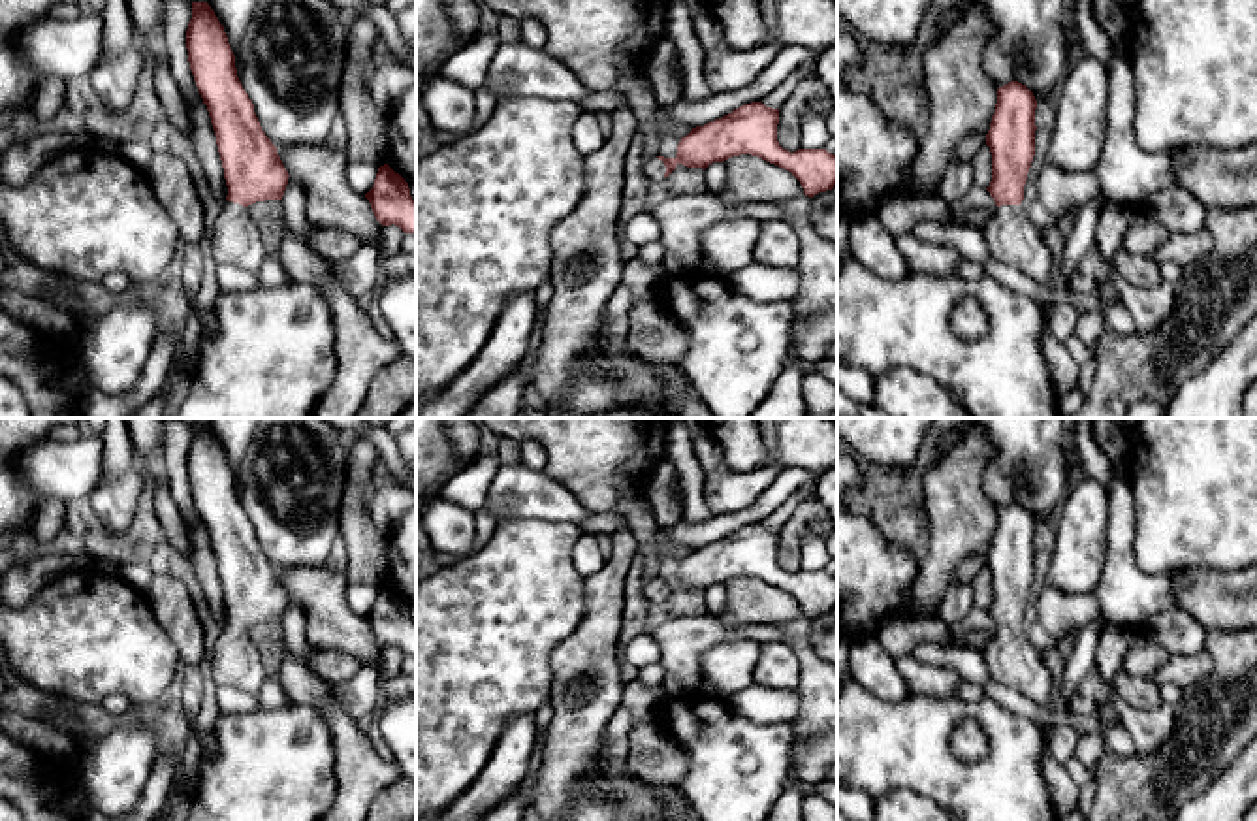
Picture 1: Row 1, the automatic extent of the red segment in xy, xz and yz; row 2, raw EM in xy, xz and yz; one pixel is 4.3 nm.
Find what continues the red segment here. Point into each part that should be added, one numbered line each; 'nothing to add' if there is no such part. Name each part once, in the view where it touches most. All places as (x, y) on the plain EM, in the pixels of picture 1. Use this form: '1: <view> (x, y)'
1: xz (653, 590)

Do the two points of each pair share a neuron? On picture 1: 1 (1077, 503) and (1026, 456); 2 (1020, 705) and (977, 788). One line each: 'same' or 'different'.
1: different
2: different

